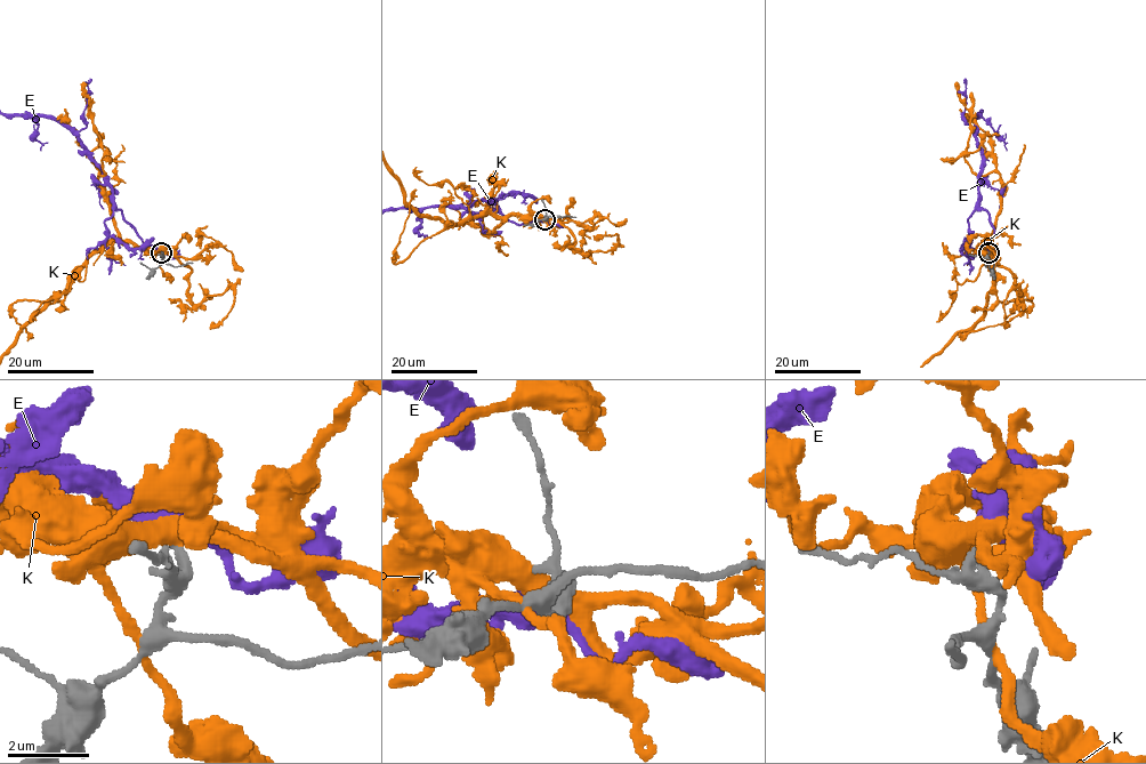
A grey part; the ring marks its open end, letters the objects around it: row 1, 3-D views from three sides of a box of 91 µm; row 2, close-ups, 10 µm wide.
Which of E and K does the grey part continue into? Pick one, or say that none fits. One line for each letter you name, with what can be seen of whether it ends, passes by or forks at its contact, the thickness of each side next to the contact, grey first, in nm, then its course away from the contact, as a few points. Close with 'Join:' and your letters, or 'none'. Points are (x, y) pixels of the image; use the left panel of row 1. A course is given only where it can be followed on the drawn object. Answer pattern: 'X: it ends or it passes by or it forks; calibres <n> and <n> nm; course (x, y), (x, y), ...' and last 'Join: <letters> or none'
E: it passes by; calibres 280 and 550 nm
Join: E

